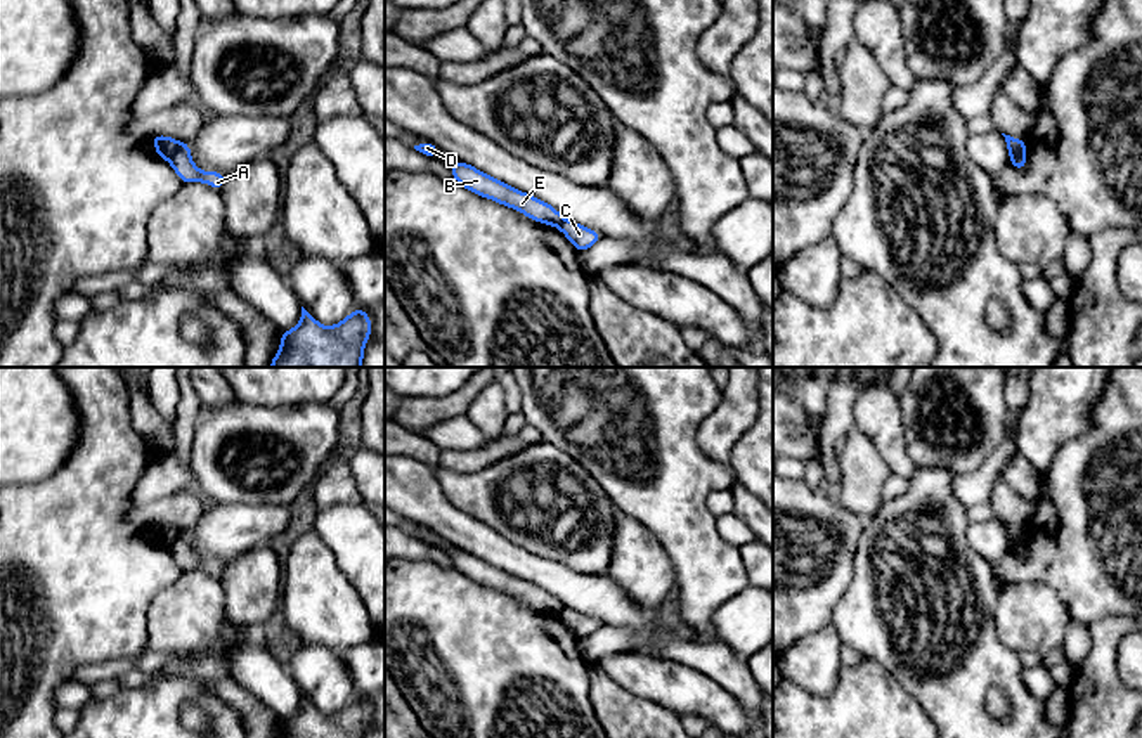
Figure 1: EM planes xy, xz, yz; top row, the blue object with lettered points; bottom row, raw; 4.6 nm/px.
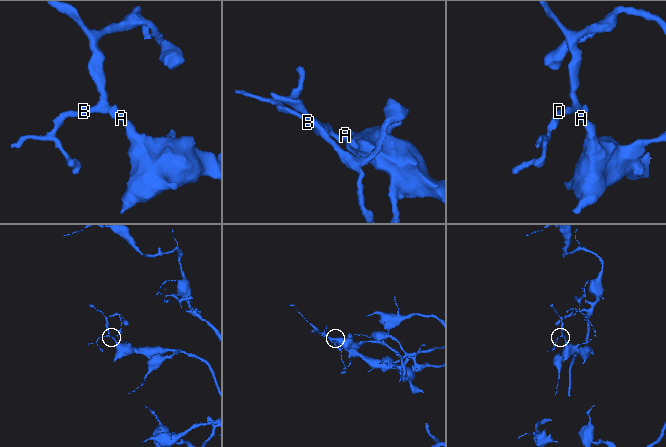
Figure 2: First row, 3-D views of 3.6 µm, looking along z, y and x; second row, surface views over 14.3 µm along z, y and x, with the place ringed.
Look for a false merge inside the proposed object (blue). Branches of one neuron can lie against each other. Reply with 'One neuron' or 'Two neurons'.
Two neurons

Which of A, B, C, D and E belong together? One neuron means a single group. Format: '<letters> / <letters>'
A C / B D E

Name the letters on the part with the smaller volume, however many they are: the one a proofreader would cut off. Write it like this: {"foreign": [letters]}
{"foreign": ["B", "D", "E"]}

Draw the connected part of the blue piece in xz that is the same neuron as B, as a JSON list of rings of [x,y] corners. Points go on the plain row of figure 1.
[[[463,549],[447,553],[451,554],[456,570],[482,586],[515,596],[525,605],[548,613],[560,615],[560,612],[565,608],[551,592],[516,579]]]

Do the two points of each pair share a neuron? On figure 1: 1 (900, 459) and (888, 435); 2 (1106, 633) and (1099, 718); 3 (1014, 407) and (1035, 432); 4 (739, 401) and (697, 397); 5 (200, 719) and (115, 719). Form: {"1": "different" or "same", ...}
{"1": "same", "2": "same", "3": "different", "4": "different", "5": "different"}

